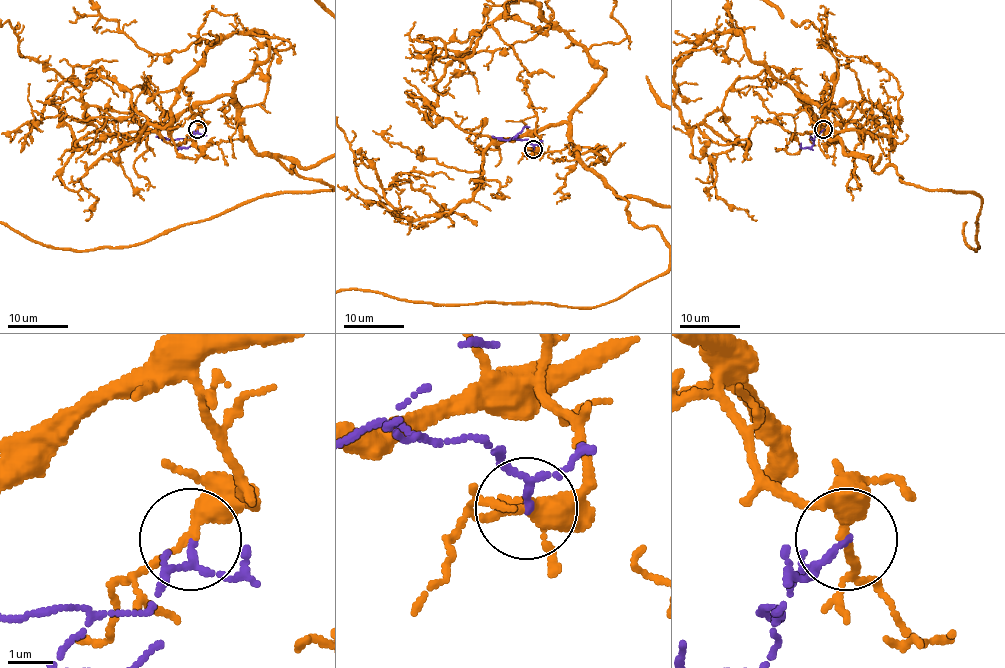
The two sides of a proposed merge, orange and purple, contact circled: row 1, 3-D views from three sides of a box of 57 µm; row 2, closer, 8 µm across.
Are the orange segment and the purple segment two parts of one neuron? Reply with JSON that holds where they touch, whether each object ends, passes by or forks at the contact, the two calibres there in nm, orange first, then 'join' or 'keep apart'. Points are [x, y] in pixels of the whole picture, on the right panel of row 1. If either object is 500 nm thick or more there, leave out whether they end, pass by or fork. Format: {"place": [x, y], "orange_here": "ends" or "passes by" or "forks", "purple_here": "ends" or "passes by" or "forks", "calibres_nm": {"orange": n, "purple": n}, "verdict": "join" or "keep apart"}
{"place": [823, 129], "orange_here": "passes by", "purple_here": "passes by", "calibres_nm": {"orange": 280, "purple": 110}, "verdict": "keep apart"}

